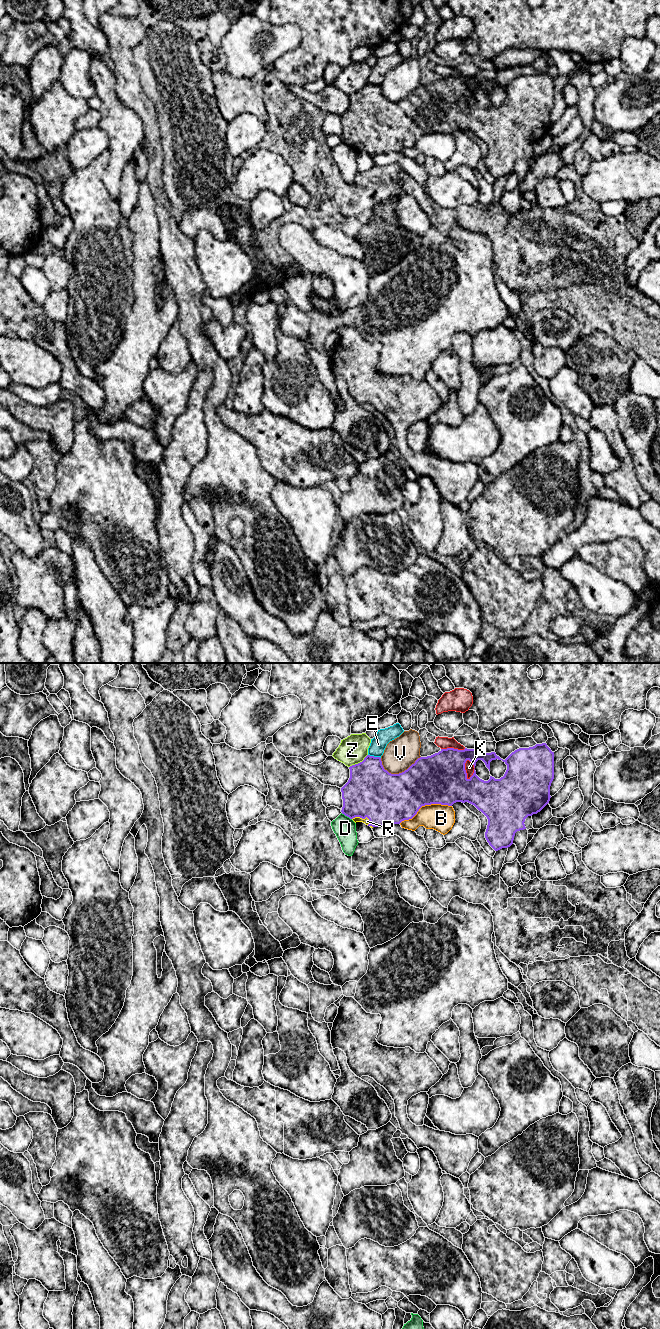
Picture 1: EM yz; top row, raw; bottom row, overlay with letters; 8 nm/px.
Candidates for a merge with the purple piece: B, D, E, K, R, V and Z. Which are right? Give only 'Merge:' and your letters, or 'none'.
Merge: R

